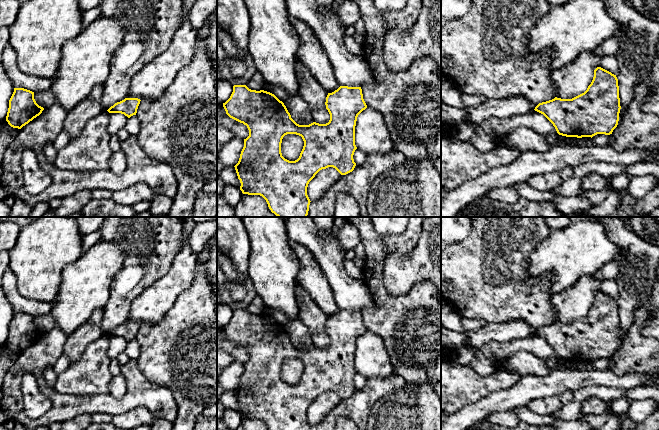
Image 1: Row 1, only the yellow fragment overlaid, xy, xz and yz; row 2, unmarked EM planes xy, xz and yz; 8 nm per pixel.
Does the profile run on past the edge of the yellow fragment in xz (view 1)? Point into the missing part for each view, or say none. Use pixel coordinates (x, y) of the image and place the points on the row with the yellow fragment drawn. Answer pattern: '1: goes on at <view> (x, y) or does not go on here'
1: does not go on here

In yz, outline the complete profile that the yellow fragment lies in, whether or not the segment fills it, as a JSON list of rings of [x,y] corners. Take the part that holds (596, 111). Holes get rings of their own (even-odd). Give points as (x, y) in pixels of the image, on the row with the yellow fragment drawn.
[[[597,67],[587,90],[572,98],[539,103],[535,111],[543,114],[557,133],[566,137],[593,137],[612,134],[620,113],[619,86],[616,75]]]

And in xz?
[[[234,85],[230,98],[223,103],[226,114],[249,130],[239,161],[234,166],[241,183],[240,190],[243,194],[262,196],[277,217],[307,217],[311,202],[307,187],[315,175],[328,167],[346,175],[356,166],[353,159],[357,149],[355,126],[358,115],[367,108],[361,87],[340,86],[328,93],[325,105],[330,114],[328,123],[299,125],[291,118],[284,103],[264,90]],[[287,134],[299,135],[304,141],[300,156],[295,161],[285,159],[281,153],[282,139]]]

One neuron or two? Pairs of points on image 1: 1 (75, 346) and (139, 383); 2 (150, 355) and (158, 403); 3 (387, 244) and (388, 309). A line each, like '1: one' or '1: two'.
1: two
2: two
3: one

